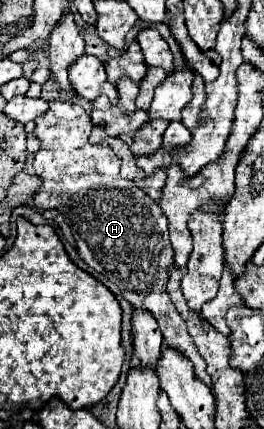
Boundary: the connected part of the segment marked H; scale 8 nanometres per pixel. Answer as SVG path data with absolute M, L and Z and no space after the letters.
M51 101L49 111L45 115L37 117L35 125L37 127L33 133L41 139L41 149L35 155L33 167L35 167L35 175L41 175L41 179L43 179L43 185L33 195L35 207L39 211L59 209L65 215L65 221L75 235L77 251L79 251L81 259L89 267L93 267L97 273L107 275L115 285L121 285L121 287L125 285L127 287L127 301L135 309L145 309L157 319L163 339L165 339L165 345L179 351L187 359L191 359L195 377L213 389L211 377L205 371L205 361L197 353L197 347L193 345L191 337L187 335L185 321L179 317L179 313L167 293L169 267L175 265L175 259L173 259L173 247L171 247L171 241L167 235L167 219L165 219L161 207L157 207L157 203L153 199L149 199L133 181L119 177L121 163L119 163L117 155L113 155L111 147L105 147L105 145L93 147L89 143L93 123L81 105L71 103L71 101Z

